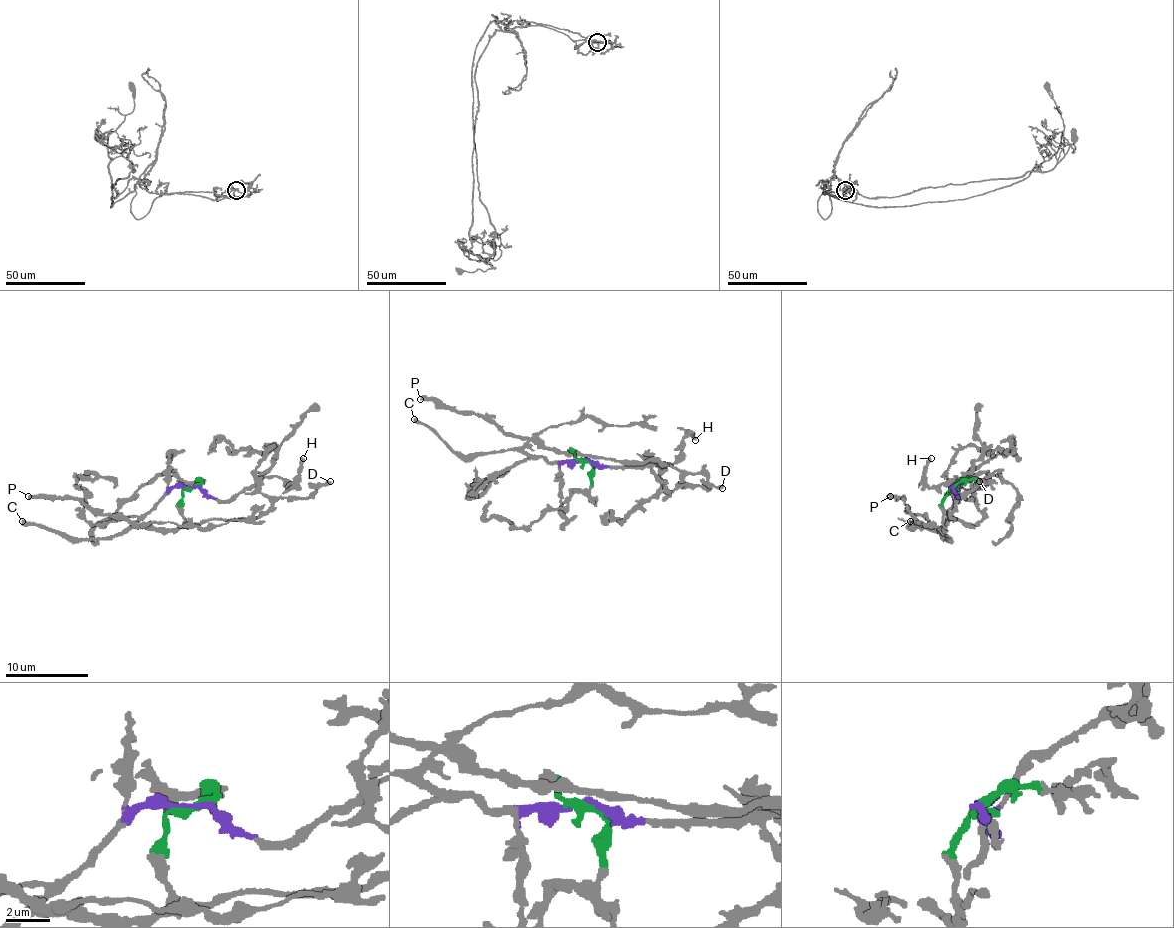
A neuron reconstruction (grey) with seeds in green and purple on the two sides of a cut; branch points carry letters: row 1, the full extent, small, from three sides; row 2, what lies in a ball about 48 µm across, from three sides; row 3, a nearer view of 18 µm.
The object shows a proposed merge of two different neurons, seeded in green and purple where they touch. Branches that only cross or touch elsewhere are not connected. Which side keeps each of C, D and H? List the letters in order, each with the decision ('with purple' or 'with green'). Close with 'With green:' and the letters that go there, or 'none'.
C: with purple
D: with green
H: with purple
With green: D

